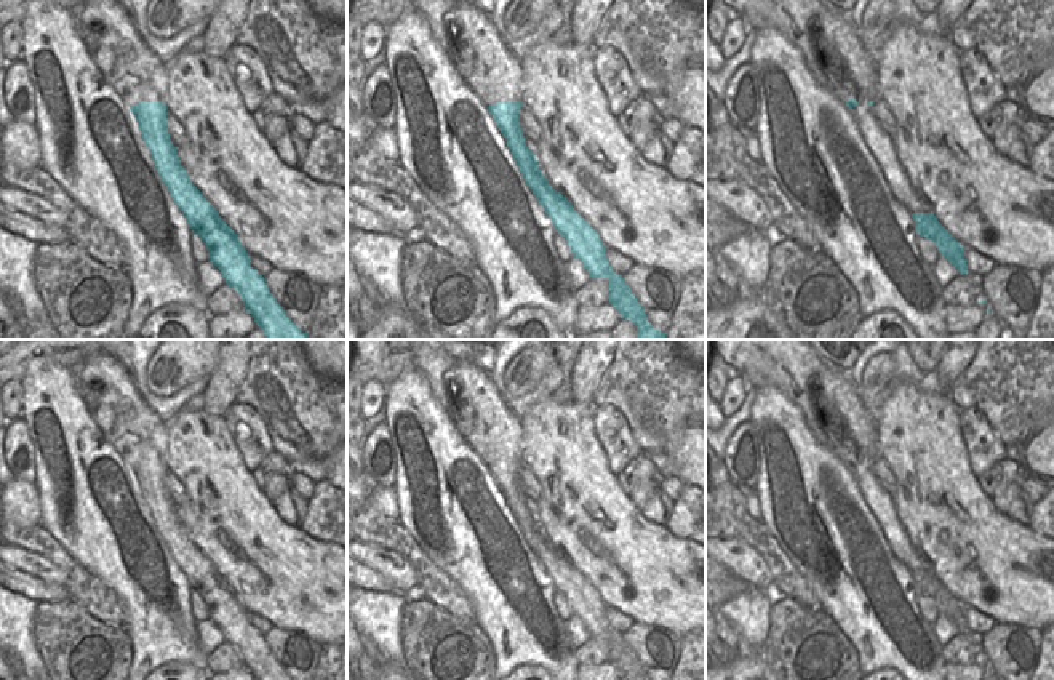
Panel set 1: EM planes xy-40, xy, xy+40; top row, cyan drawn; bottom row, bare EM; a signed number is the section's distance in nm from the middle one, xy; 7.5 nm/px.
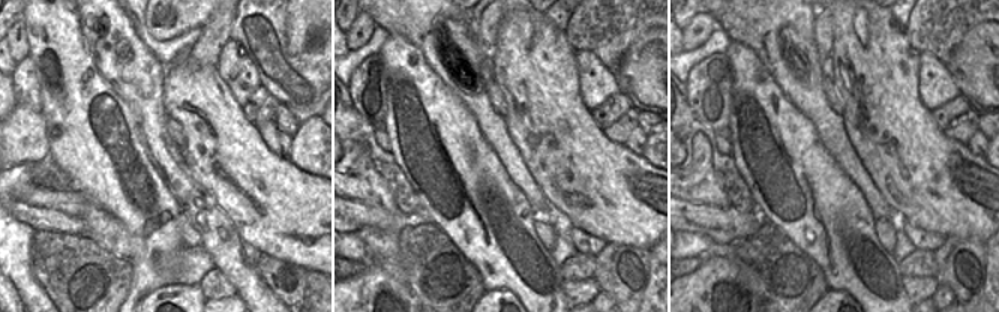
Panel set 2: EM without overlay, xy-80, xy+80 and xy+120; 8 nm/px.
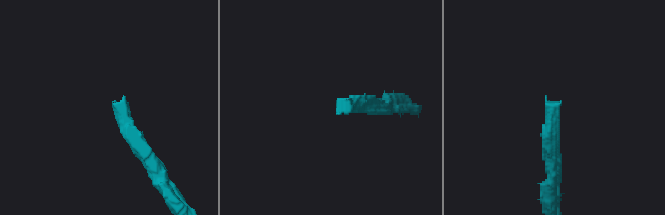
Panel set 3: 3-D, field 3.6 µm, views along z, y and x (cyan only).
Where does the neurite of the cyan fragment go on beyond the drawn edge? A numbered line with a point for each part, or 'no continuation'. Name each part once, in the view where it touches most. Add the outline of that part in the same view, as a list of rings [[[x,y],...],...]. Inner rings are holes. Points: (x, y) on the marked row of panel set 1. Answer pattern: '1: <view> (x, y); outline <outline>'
1: xy-40 (125, 63); outline [[[83,0],[75,21],[101,77],[128,109],[146,101],[166,101],[166,70],[117,0]]]

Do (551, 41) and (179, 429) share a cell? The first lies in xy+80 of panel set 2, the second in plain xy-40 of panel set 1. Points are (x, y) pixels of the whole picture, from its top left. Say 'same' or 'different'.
same

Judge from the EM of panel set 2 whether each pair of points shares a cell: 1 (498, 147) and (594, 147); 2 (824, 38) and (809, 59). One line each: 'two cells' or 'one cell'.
1: two cells
2: two cells

